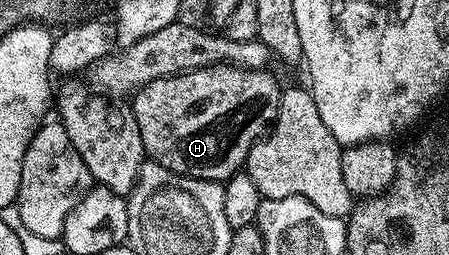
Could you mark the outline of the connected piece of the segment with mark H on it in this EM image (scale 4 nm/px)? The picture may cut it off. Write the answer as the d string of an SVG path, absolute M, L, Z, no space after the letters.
M208 67L148 83L131 99L146 156L192 179L224 181L238 174L249 150L277 117L282 88L269 74L268 70Z

